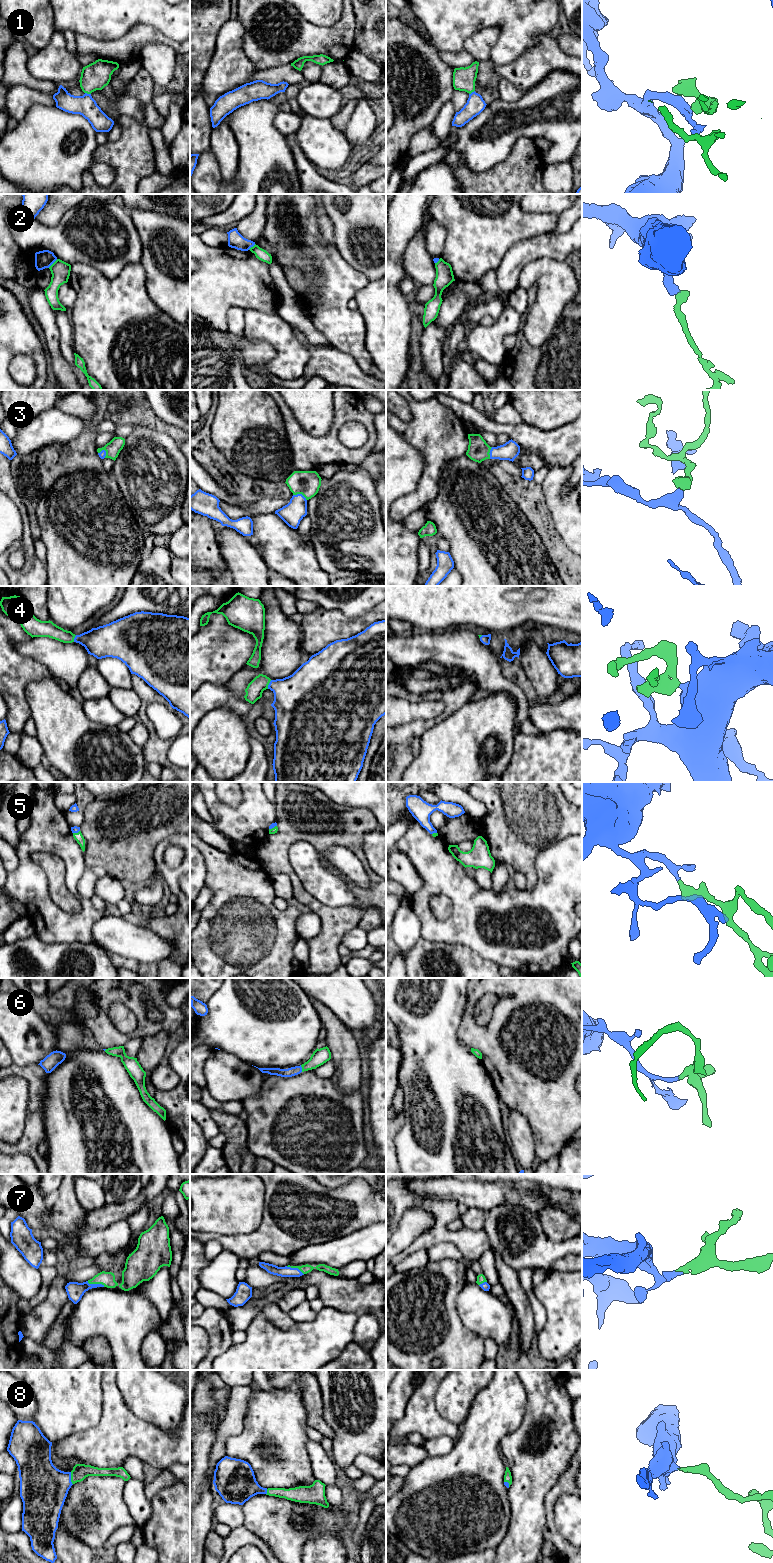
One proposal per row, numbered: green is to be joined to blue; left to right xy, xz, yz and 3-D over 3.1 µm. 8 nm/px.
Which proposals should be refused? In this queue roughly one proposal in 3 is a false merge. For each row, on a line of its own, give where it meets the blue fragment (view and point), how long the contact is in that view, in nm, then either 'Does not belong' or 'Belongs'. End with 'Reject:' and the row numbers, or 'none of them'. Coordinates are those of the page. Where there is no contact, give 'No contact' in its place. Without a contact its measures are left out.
1: Touches blue at xy (88, 94). Shared border 50 nm. Belongs
2: Touches blue at xy (52, 263). Shared border 100 nm. Does not belong
3: Touches blue at xz (300, 494). Shared border 120 nm. Belongs
4: Touches blue at xz (269, 684). Shared border 80 nm. Belongs
5: Touches blue at xz (272, 827). Shared border 70 nm. Belongs
6: Touches blue at xz (301, 1068). Shared border 60 nm. Belongs
7: Touches blue at xy (96, 1284). Shared border 150 nm. Belongs
8: Touches blue at xy (70, 1478). Shared border 110 nm. Belongs
Reject: 2

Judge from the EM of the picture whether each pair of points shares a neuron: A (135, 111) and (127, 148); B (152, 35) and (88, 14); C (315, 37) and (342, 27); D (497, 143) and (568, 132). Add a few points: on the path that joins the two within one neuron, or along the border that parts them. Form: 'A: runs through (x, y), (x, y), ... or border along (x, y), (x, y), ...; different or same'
A: border along (142, 105), (141, 119), (130, 116), (118, 118); different
B: border along (136, 25), (122, 37), (111, 41); different
C: runs through (322, 37), (332, 37), (335, 34); same
D: runs through (515, 131), (521, 129), (550, 129); same

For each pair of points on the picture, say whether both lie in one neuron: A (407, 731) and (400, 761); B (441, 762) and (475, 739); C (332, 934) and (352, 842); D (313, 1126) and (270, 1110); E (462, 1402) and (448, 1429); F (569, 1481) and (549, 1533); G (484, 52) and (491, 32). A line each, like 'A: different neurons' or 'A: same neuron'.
A: same neuron
B: same neuron
C: same neuron
D: same neuron
E: different neurons
F: same neuron
G: same neuron

